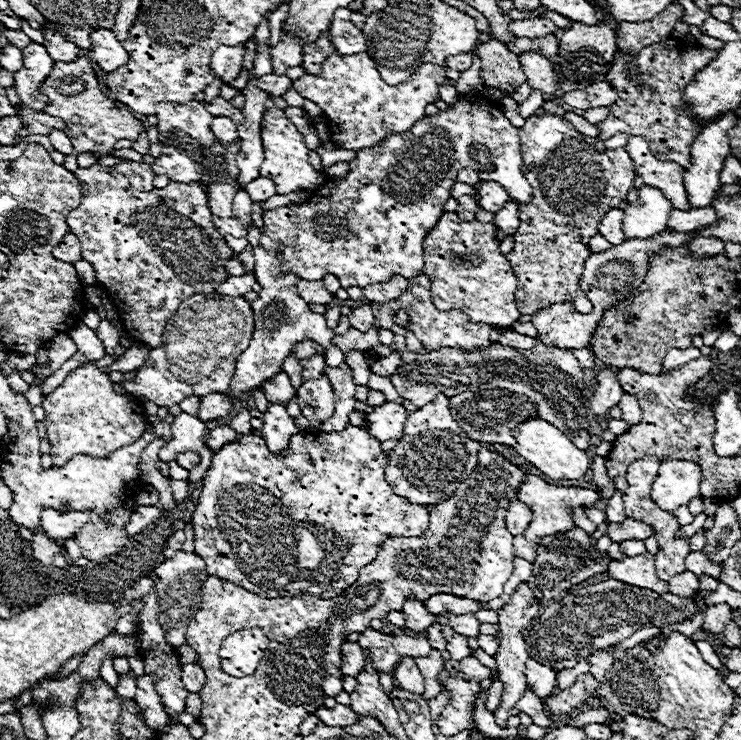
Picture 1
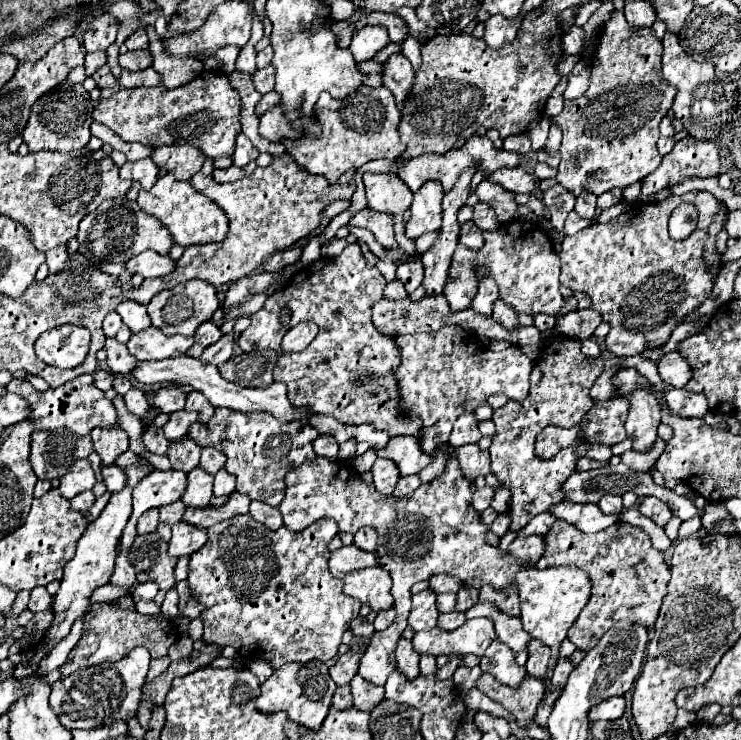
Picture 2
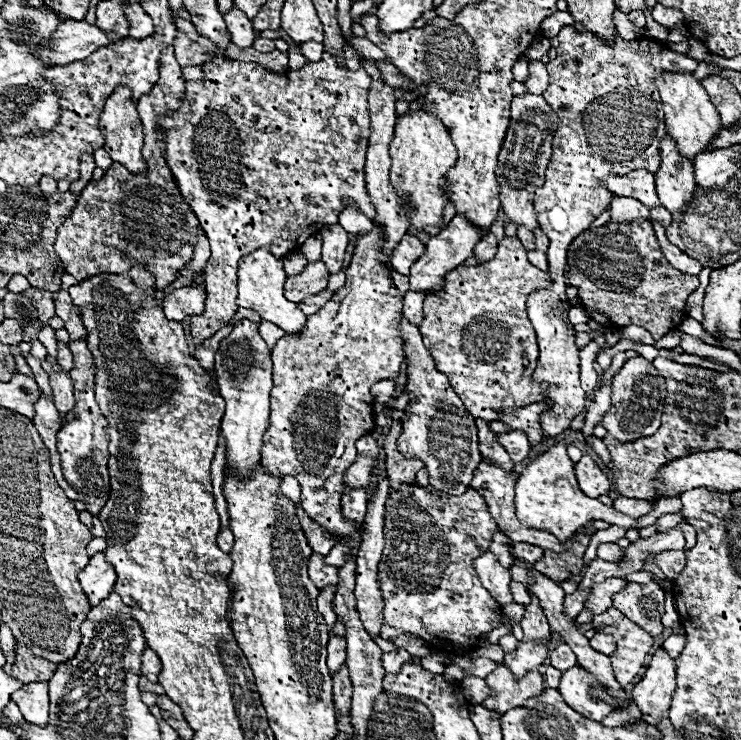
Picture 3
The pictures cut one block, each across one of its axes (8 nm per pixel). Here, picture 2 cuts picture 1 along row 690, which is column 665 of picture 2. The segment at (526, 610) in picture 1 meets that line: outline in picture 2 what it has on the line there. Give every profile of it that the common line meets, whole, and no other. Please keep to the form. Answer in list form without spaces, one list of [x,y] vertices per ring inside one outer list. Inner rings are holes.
[[[644,498],[642,504],[640,504],[640,512],[648,518],[652,518],[658,526],[666,526],[666,522],[672,518],[672,512],[670,508],[658,500],[658,498]]]

